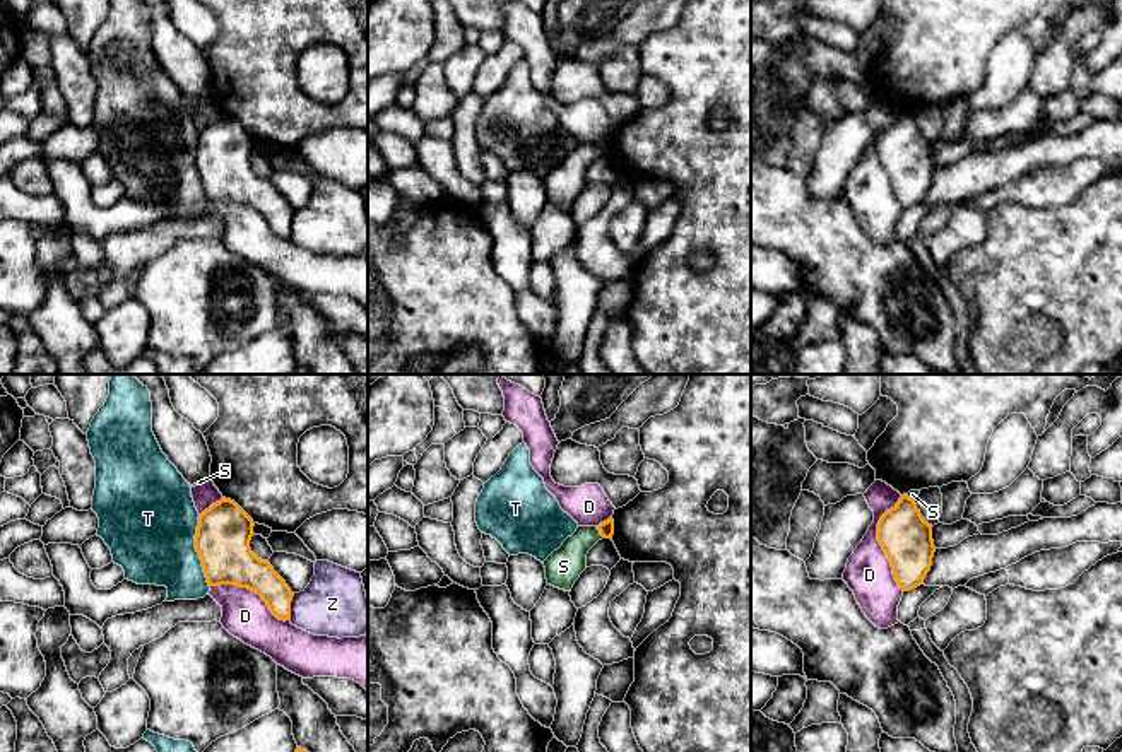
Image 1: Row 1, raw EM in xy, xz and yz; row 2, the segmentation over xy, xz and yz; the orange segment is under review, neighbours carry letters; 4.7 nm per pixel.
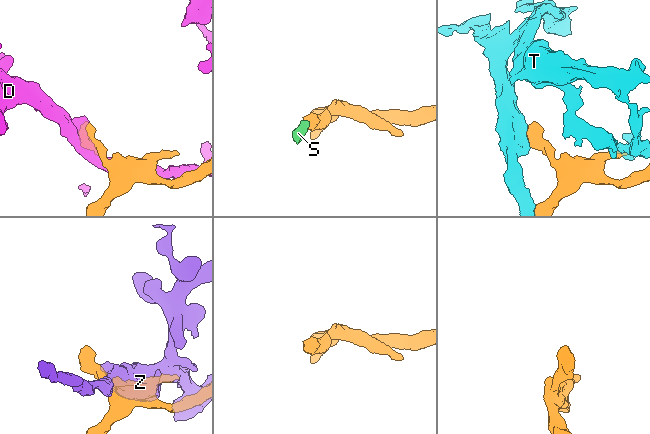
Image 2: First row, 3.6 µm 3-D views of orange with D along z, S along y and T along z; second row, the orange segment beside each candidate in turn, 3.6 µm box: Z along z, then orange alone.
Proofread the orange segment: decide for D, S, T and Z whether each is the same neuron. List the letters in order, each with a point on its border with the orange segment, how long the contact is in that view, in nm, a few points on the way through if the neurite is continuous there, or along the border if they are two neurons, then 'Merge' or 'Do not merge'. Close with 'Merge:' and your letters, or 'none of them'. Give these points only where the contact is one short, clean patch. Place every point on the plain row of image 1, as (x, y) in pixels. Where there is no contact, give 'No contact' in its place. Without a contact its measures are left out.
D: Touches orange at yz (879, 159). Shared border 440 nm. Do not merge
S: Touches orange at xz (599, 147). Shared border 70 nm. Boundary: xz (596, 144), (604, 154). Do not merge
T: Touches orange at xy (197, 168). Shared border 340 nm. Do not merge
Z: Touches orange at xy (289, 224). Shared border 130 nm. Do not merge
Merge: none of them

